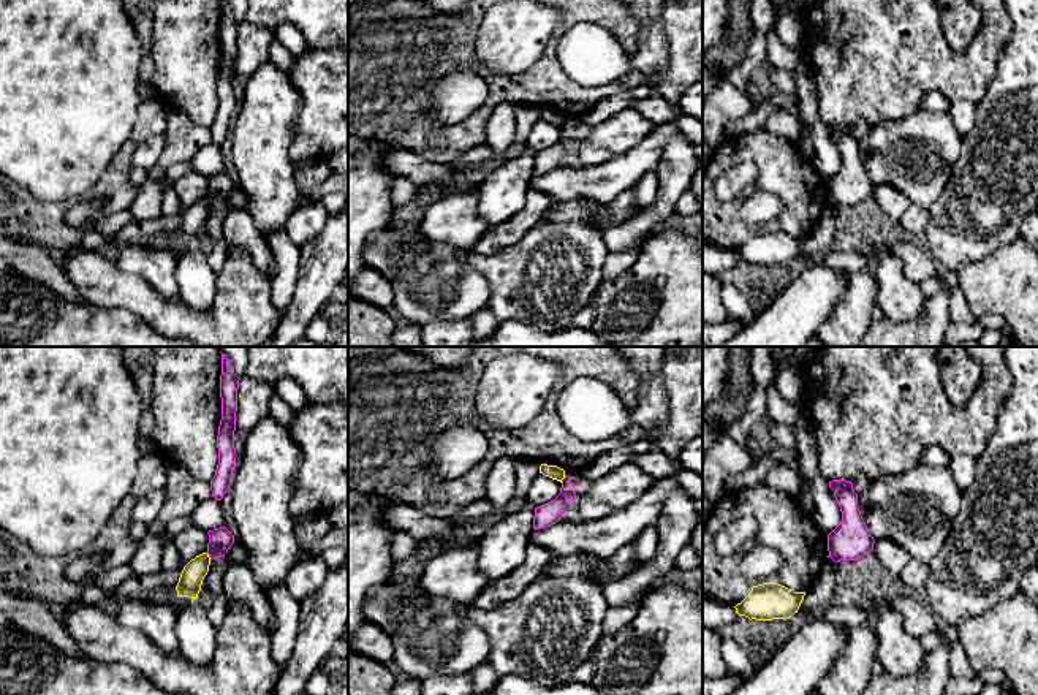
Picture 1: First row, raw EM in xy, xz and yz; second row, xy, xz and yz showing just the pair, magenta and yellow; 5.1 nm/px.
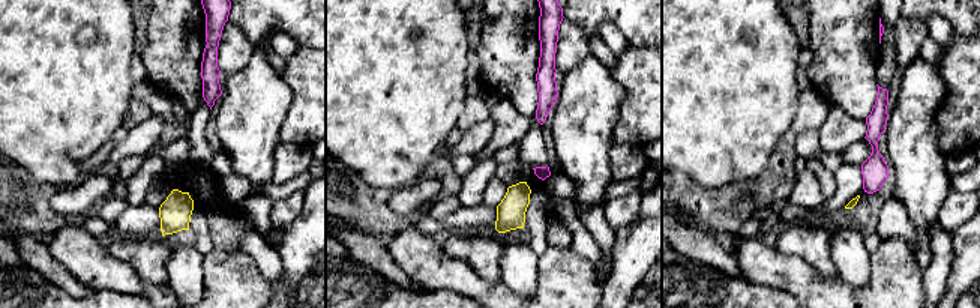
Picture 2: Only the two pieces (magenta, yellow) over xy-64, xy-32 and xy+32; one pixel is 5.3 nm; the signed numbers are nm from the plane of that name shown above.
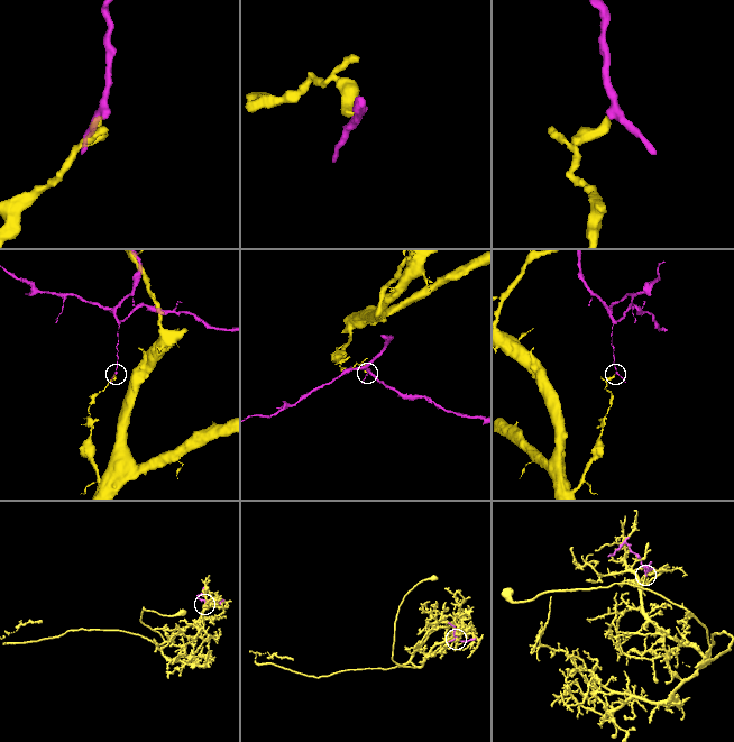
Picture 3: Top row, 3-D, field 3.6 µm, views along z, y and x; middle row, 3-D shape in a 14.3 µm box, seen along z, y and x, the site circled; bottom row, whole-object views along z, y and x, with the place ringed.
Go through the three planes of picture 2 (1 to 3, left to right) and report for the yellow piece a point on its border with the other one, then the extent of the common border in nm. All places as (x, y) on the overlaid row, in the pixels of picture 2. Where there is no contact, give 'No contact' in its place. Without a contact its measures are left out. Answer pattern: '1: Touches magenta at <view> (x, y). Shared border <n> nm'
1: No contact
2: No contact
3: No contact

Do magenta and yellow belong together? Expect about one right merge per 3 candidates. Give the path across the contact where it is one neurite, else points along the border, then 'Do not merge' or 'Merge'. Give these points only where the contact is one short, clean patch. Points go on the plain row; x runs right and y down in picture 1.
Boundary: xy (206, 198), (211, 205). Do not merge

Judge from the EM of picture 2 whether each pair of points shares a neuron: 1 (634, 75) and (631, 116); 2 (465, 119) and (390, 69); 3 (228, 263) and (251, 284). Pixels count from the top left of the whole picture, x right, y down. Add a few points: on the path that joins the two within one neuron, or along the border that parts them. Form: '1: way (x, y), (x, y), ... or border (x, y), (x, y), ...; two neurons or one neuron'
1: way (634, 86), (634, 105); one neuron
2: border (467, 95), (455, 126); two neurons
3: way (234, 269), (245, 280); one neuron

